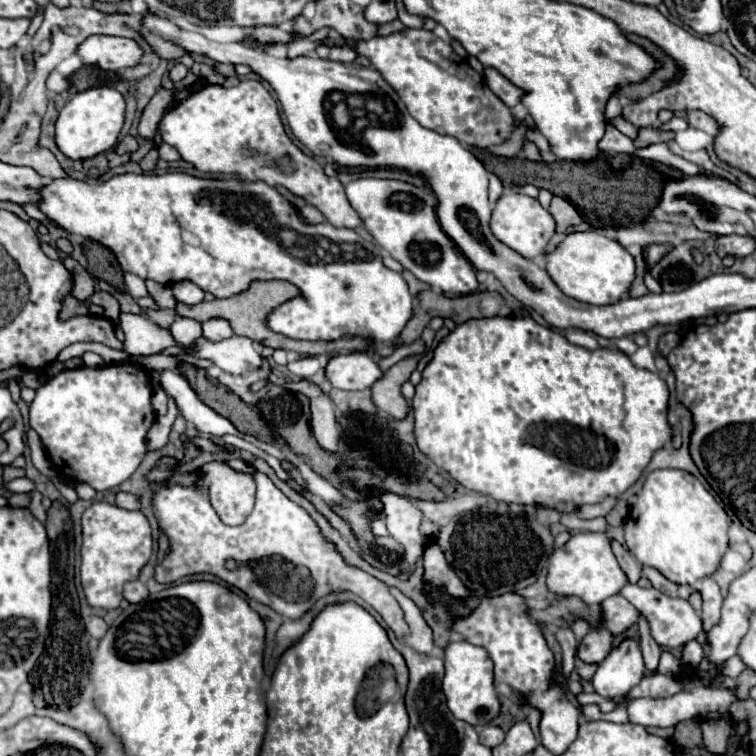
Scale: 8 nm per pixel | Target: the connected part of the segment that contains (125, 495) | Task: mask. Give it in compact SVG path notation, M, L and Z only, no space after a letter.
M118 492L116 494L116 506L126 510L140 510L140 496L130 492Z

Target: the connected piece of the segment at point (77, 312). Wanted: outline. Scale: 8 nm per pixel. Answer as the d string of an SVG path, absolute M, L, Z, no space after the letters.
M68 294L68 296L62 300L62 310L60 310L60 316L58 316L58 318L60 318L60 320L68 320L68 318L72 318L72 316L82 316L82 314L88 314L88 306Z

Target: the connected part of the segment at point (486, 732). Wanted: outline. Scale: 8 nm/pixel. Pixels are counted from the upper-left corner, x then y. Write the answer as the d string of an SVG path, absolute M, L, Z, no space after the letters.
M490 724L490 726L486 726L486 728L480 732L480 742L482 742L484 746L488 746L488 748L498 746L502 740L504 740L504 730L502 730L500 726Z

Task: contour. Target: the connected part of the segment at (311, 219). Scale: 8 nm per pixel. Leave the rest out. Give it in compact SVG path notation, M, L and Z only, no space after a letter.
M308 204L300 210L300 216L302 216L304 222L308 222L308 224L320 224L320 222L326 222L326 218L324 218L314 206L308 206Z

